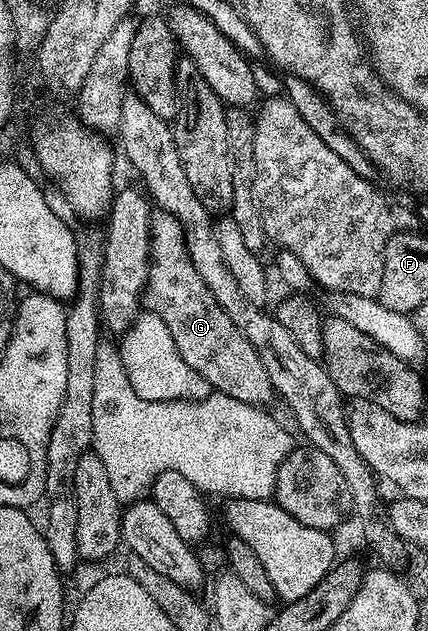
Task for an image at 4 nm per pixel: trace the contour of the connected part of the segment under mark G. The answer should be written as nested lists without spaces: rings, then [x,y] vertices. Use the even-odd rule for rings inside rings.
[[[155,210],[150,217],[150,268],[144,307],[168,325],[180,357],[184,357],[217,394],[236,397],[236,401],[260,408],[275,402],[276,392],[264,369],[264,361],[260,361],[254,346],[236,329],[232,317],[224,313],[200,273],[196,273],[186,251],[186,231],[167,211]]]

